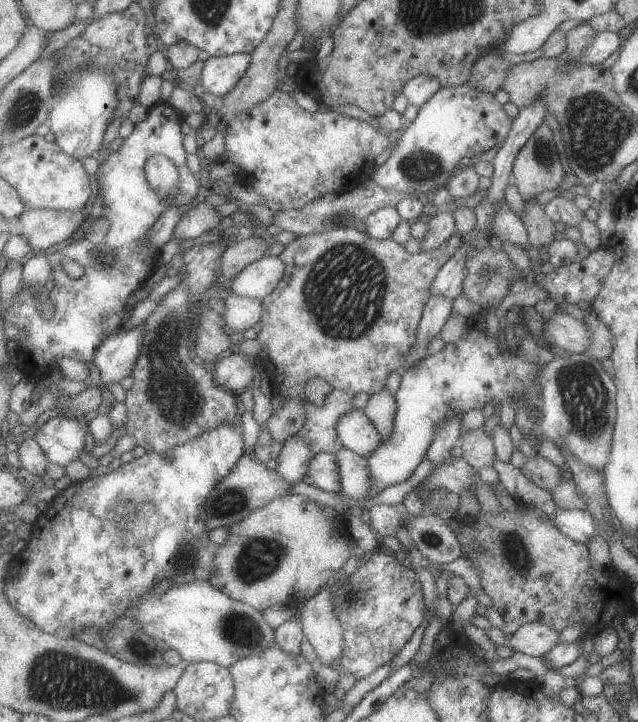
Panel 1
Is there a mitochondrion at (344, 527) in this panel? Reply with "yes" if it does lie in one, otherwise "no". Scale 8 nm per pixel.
no

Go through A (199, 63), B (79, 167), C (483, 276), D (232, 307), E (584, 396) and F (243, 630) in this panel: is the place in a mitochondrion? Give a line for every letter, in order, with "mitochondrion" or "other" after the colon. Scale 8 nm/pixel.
A: other
B: other
C: mitochondrion
D: other
E: mitochondrion
F: mitochondrion

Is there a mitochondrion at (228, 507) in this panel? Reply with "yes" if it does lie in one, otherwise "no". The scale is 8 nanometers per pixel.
yes

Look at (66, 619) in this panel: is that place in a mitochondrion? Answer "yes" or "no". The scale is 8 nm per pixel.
no

